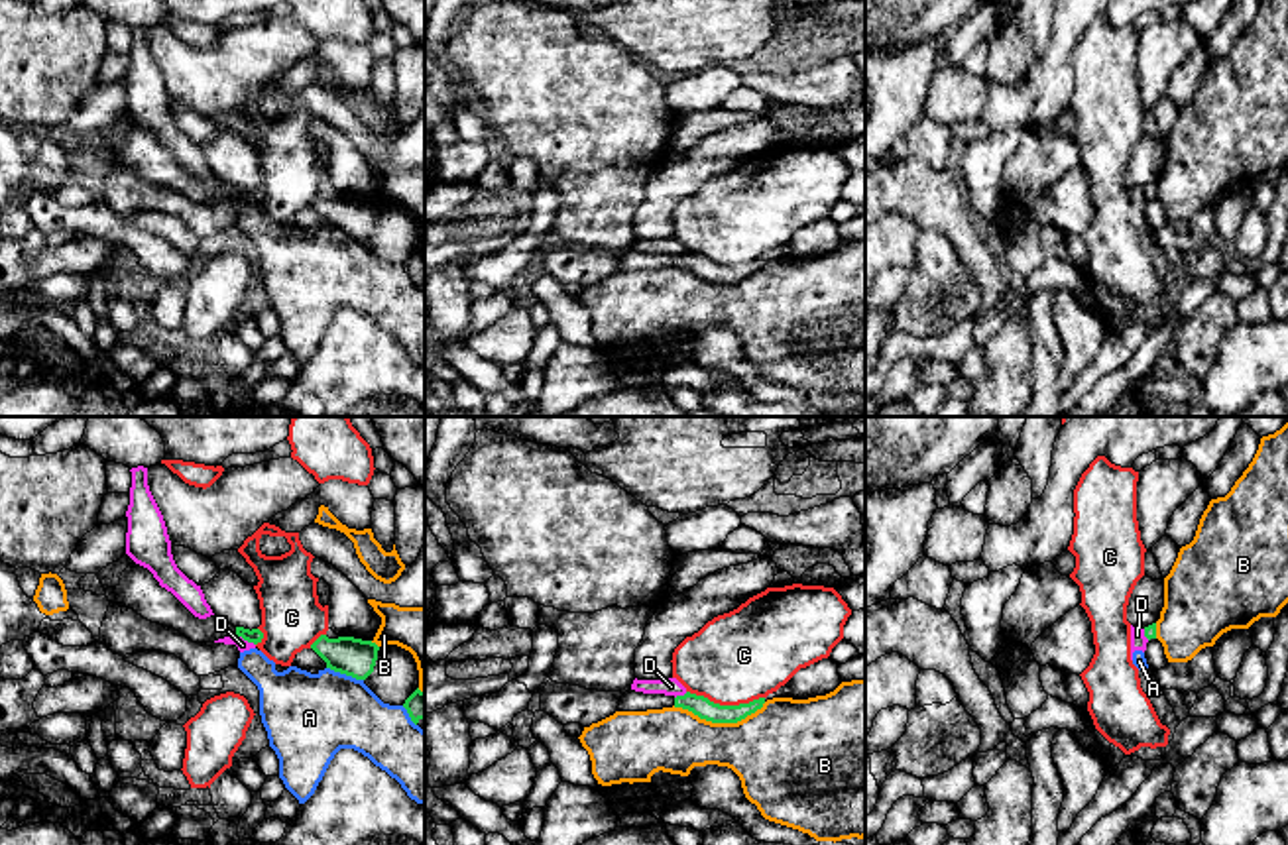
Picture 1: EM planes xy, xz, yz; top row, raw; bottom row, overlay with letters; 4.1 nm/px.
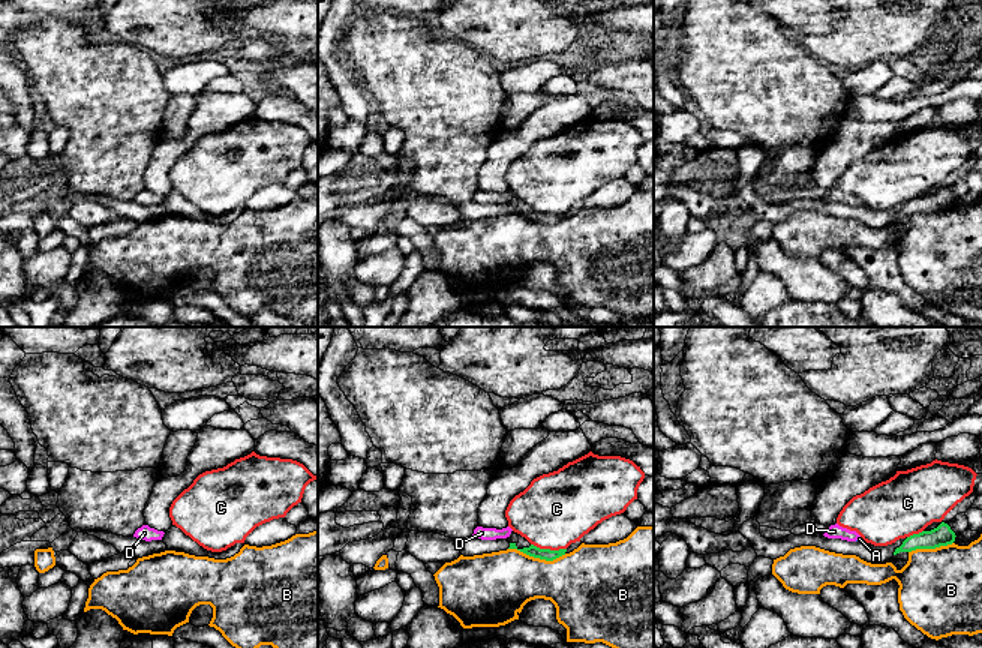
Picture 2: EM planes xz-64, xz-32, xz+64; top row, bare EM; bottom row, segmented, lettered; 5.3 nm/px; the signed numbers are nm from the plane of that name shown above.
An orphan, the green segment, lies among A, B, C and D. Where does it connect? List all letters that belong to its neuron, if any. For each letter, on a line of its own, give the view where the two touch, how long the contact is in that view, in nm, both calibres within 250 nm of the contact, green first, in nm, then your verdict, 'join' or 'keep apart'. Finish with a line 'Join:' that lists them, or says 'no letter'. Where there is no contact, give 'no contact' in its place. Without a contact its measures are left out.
A: contact in xy; length 160 nm; calibres 160 and 360 nm; keep apart
B: contact in xz; length 380 nm; calibres 90 and 340 nm; keep apart
C: contact in xz; length 320 nm; calibres 90 and 380 nm; keep apart
D: contact in xy; length 100 nm; calibres 60 and 50 nm; keep apart
Join: no letter

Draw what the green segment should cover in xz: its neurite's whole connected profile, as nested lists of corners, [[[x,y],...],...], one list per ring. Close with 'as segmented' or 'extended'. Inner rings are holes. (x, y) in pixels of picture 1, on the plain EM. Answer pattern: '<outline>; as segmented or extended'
[[[629,250],[621,255],[617,271],[647,271],[647,269],[663,269],[663,267],[682,267],[698,275],[700,279],[712,283],[737,283],[747,275],[761,269],[765,257],[753,259],[749,263],[739,265],[720,265],[710,261],[704,255],[696,255],[686,252],[684,255],[665,255],[665,254],[643,254]]]; extended

